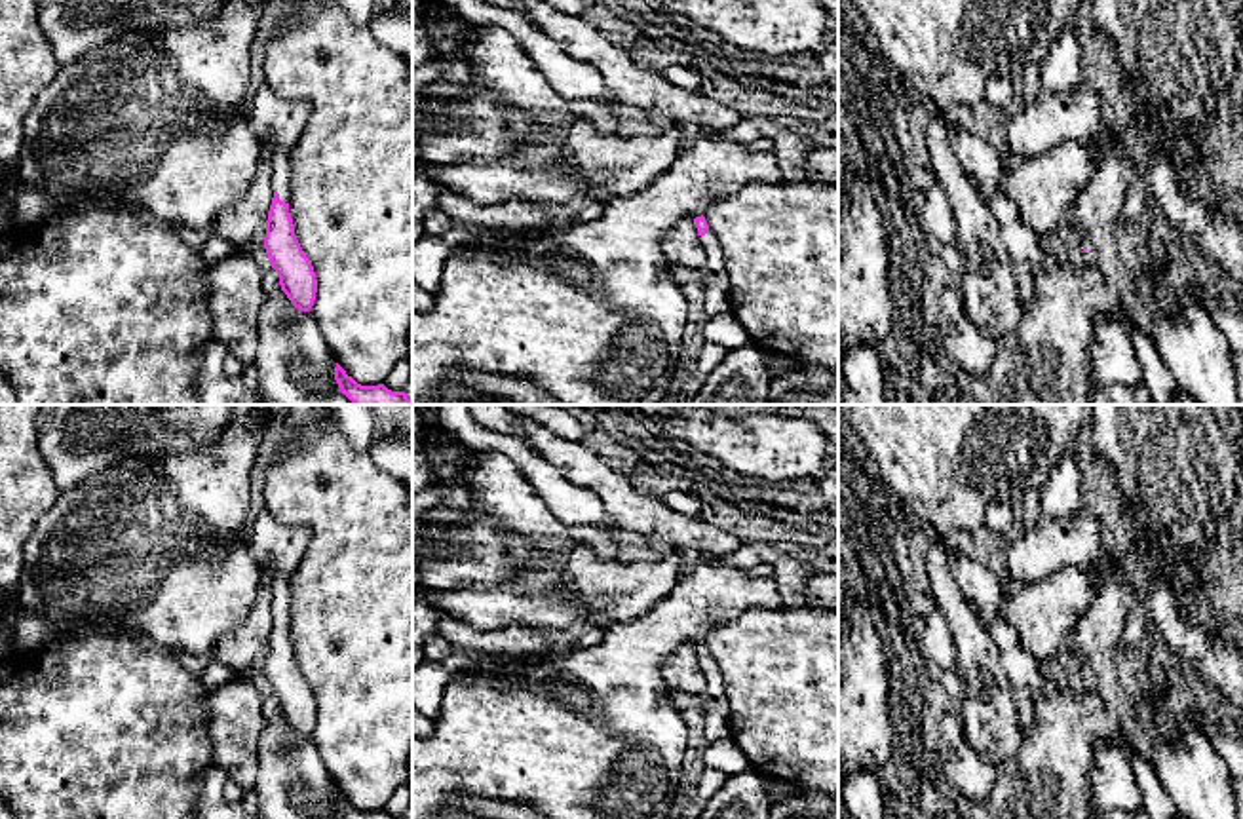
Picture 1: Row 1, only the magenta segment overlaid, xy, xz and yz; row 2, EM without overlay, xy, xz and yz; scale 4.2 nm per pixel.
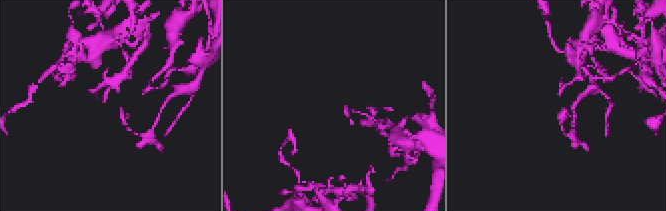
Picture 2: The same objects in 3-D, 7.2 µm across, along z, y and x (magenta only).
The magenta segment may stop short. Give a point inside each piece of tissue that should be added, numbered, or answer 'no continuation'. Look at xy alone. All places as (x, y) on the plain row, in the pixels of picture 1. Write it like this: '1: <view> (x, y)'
1: xy (282, 582)

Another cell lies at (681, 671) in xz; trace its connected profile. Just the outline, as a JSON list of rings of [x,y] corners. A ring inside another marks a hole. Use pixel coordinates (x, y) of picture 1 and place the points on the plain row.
[[[682,644],[661,663],[661,676],[671,690],[705,695],[705,675],[699,669],[694,644]]]

